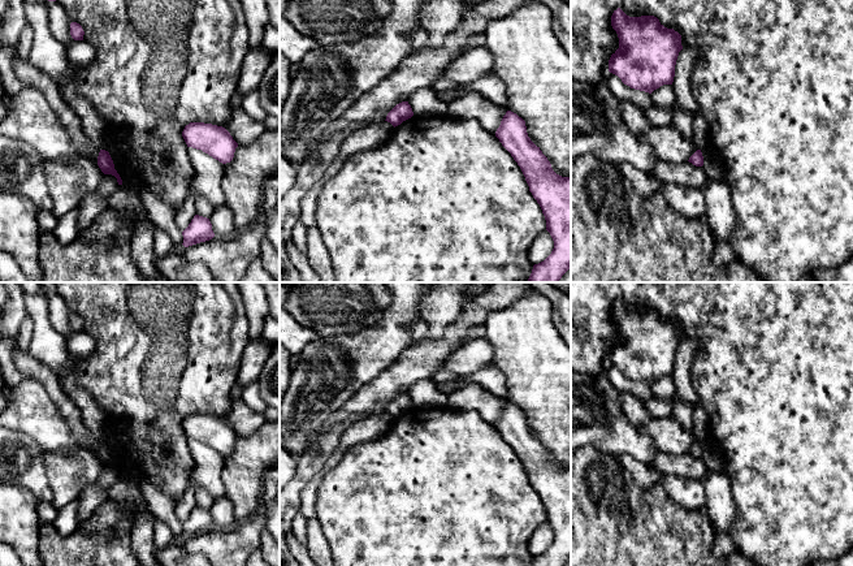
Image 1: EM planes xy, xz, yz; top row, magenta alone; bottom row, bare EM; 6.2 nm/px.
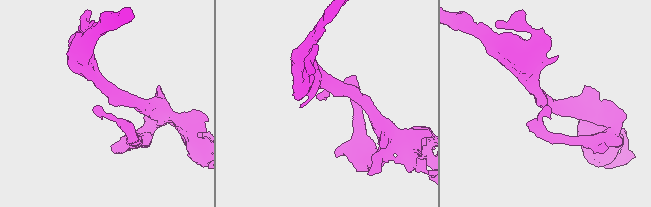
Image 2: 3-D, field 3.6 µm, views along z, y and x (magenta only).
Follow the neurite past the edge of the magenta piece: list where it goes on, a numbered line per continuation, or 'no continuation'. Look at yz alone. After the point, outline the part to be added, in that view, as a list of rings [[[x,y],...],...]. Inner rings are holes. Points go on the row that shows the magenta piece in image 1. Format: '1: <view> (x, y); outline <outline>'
no continuation

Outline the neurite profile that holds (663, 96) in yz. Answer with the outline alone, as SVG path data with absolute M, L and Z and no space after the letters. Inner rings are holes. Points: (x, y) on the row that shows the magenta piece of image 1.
M663 85L651 92L651 103L655 107L664 108L672 112L676 96L672 85Z

